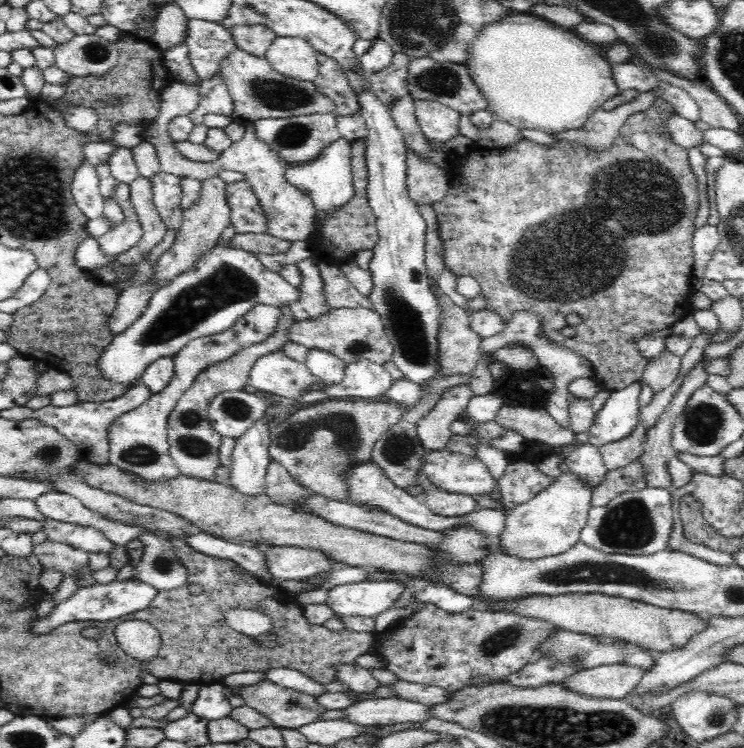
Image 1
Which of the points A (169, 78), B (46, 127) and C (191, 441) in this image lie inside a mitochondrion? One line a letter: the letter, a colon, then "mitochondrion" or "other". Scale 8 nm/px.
A: other
B: other
C: mitochondrion

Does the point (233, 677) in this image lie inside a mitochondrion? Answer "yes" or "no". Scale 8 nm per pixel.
no

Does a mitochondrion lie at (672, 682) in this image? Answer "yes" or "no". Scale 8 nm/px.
no

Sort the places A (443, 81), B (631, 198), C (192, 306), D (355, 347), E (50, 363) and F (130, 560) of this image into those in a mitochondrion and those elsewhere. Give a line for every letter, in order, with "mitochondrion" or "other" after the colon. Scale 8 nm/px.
A: mitochondrion
B: mitochondrion
C: mitochondrion
D: mitochondrion
E: other
F: other

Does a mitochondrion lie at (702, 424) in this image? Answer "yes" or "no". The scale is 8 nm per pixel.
yes

